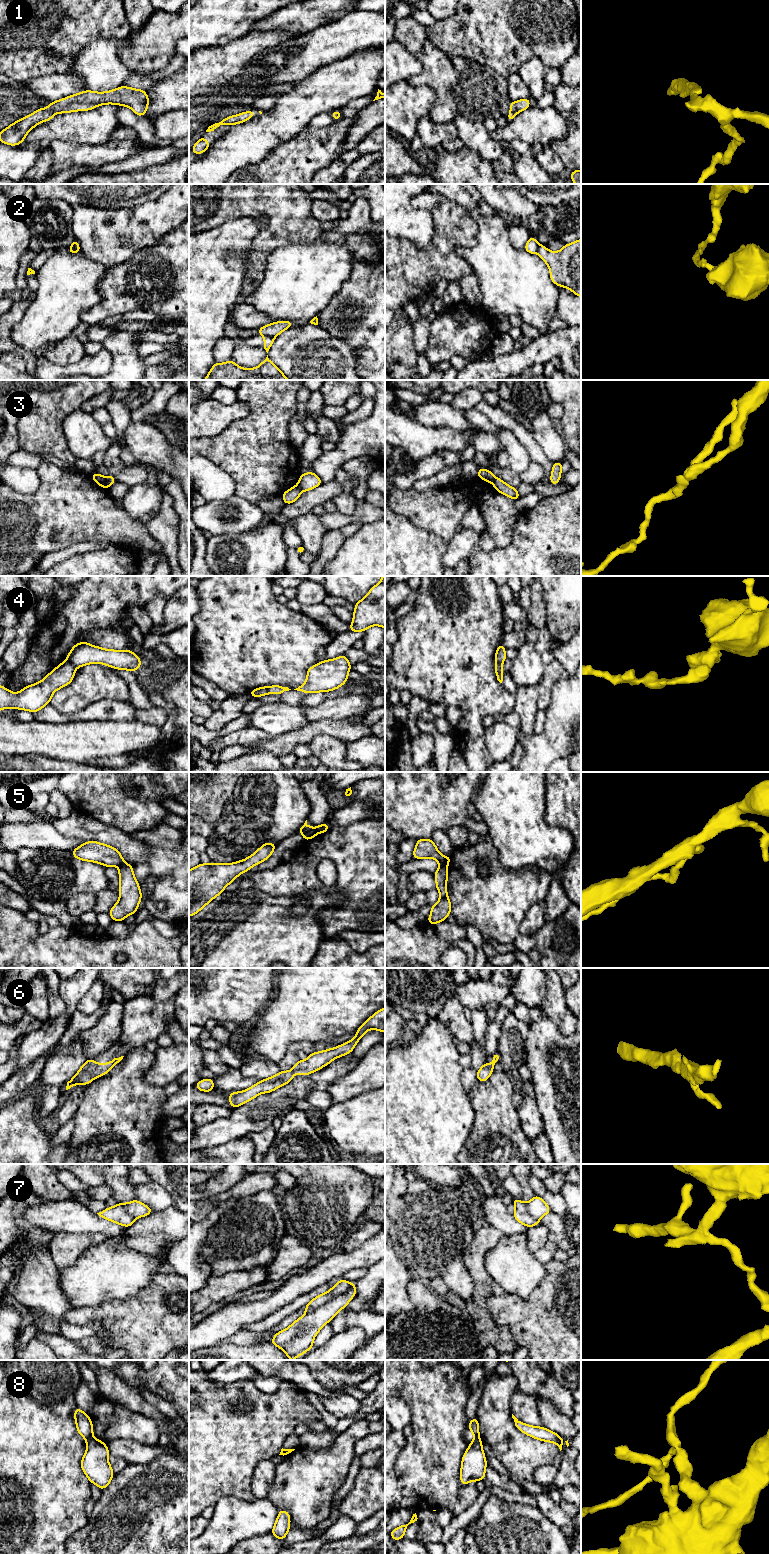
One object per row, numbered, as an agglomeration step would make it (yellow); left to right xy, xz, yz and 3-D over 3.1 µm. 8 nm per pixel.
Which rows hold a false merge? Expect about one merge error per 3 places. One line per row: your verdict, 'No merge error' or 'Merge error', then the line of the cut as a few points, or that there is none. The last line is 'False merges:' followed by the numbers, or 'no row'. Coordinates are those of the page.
1: No merge error. No split
2: Merge error. Split along xz (264, 336), (273, 338)
3: Merge error. Split along xy (104, 477), (109, 485)
4: Merge error. Split along xy (67, 658), (75, 667)
5: Merge error. Split along yz (440, 863), (445, 866)
6: No merge error. No split
7: Merge error. Split along xz (351, 1283), (342, 1293), (306, 1313)
8: Merge error. Split along xy (91, 1436), (86, 1439)
False merges: 2, 3, 4, 5, 7, 8

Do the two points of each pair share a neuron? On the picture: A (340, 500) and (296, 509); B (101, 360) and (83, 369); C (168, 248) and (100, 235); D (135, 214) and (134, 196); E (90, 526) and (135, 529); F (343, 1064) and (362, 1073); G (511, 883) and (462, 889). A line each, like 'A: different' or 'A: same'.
A: different
B: same
C: different
D: different
E: same
F: different
G: same

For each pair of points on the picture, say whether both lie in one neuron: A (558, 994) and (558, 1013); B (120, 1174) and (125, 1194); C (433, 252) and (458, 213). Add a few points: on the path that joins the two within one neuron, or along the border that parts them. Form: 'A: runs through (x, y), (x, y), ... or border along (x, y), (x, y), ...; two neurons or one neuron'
A: runs through (558, 999), (558, 1008); one neuron
B: runs through (120, 1179), (122, 1189); one neuron
C: runs through (445, 250), (457, 234), (457, 225); one neuron

